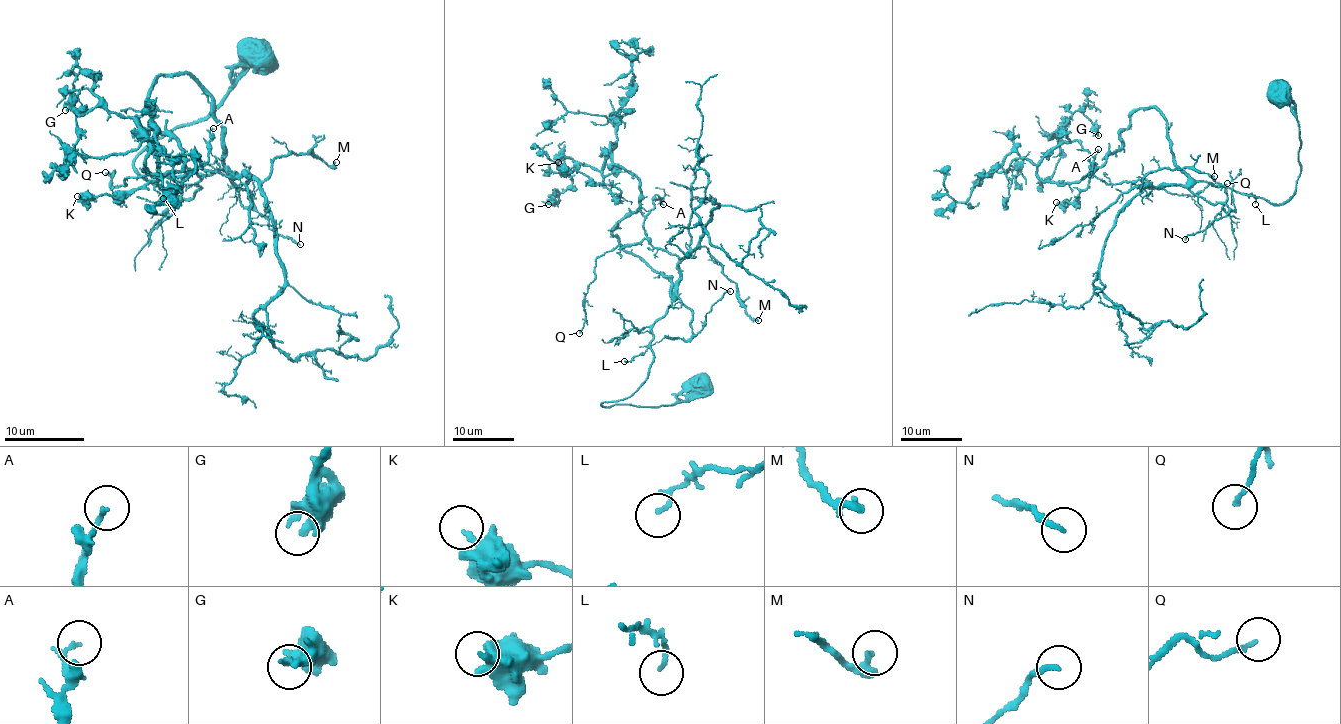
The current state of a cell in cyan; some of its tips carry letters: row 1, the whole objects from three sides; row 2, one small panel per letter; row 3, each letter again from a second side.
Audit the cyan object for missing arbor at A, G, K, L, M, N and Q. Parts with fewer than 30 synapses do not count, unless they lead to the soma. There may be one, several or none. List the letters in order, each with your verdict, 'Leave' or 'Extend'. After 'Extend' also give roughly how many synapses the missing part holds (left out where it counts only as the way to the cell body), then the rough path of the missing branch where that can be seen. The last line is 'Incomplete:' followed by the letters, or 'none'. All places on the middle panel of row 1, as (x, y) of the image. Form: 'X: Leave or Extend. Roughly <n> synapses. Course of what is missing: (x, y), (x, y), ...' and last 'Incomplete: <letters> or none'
A: Leave
G: Leave
K: Leave
L: Leave
M: Leave
N: Leave
Q: Leave
Incomplete: none

